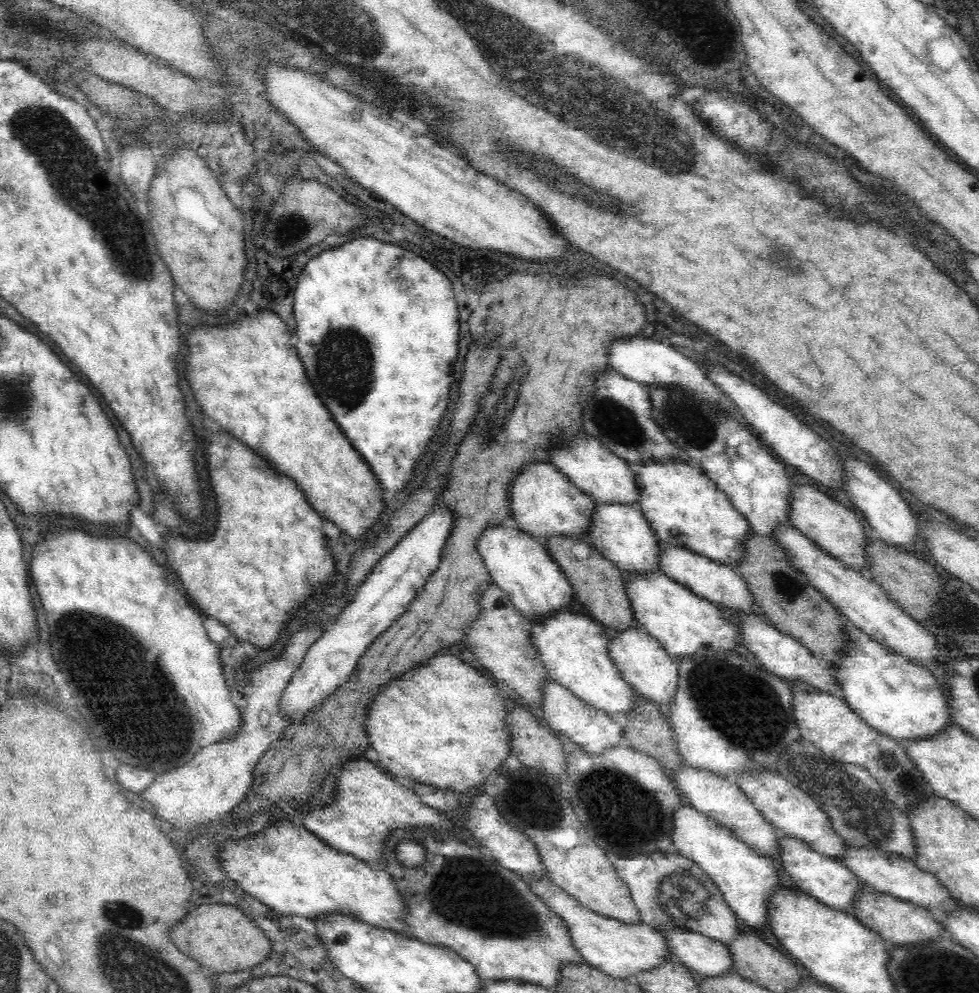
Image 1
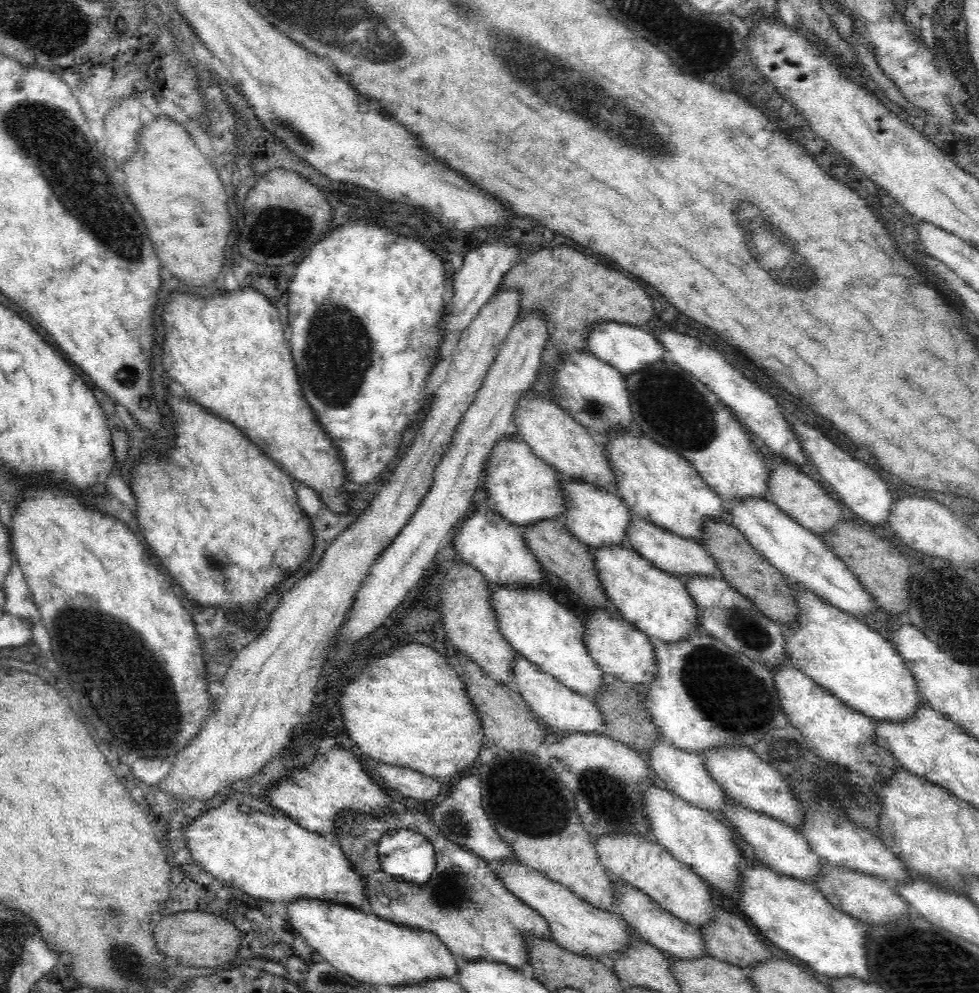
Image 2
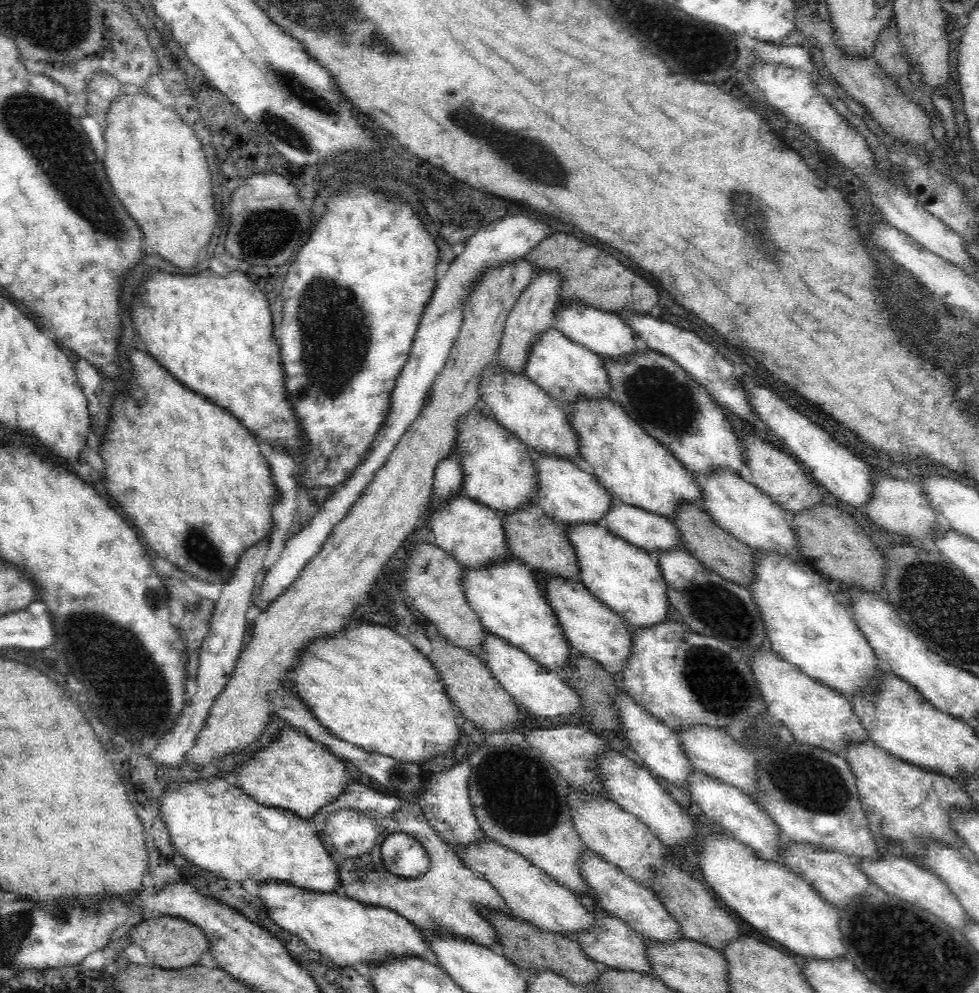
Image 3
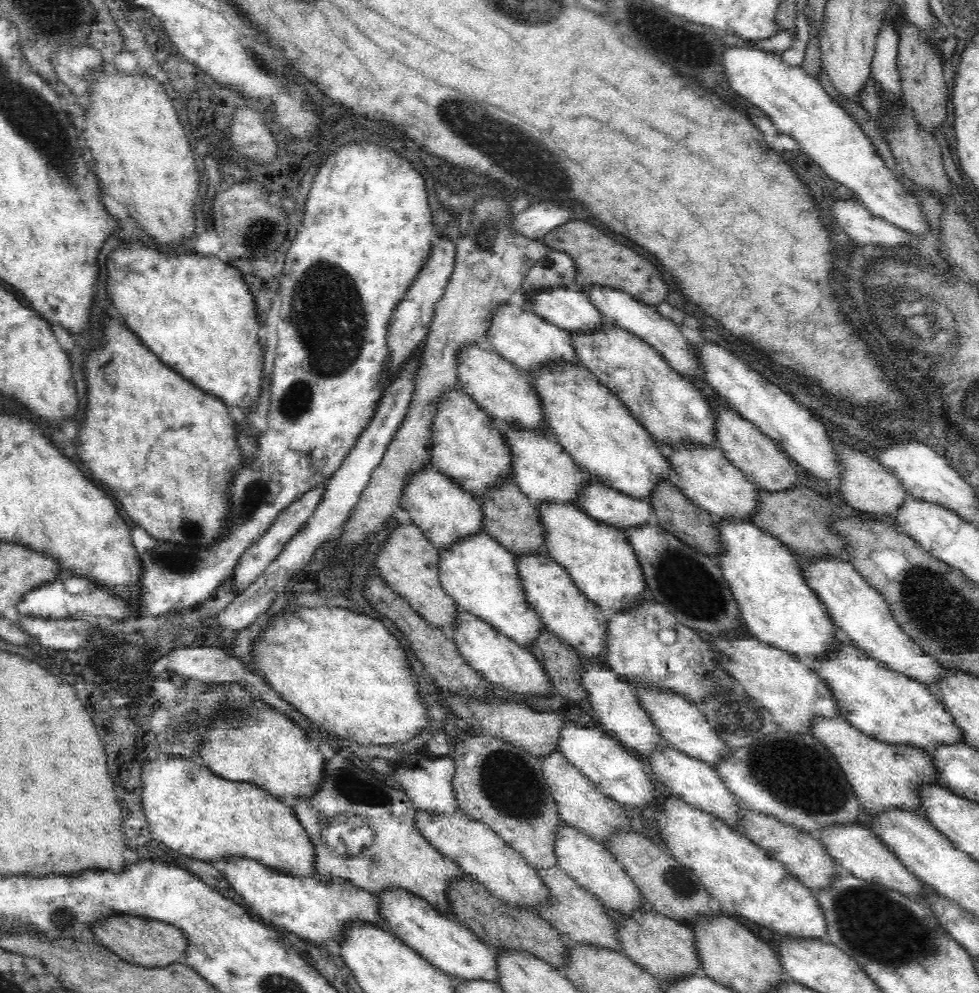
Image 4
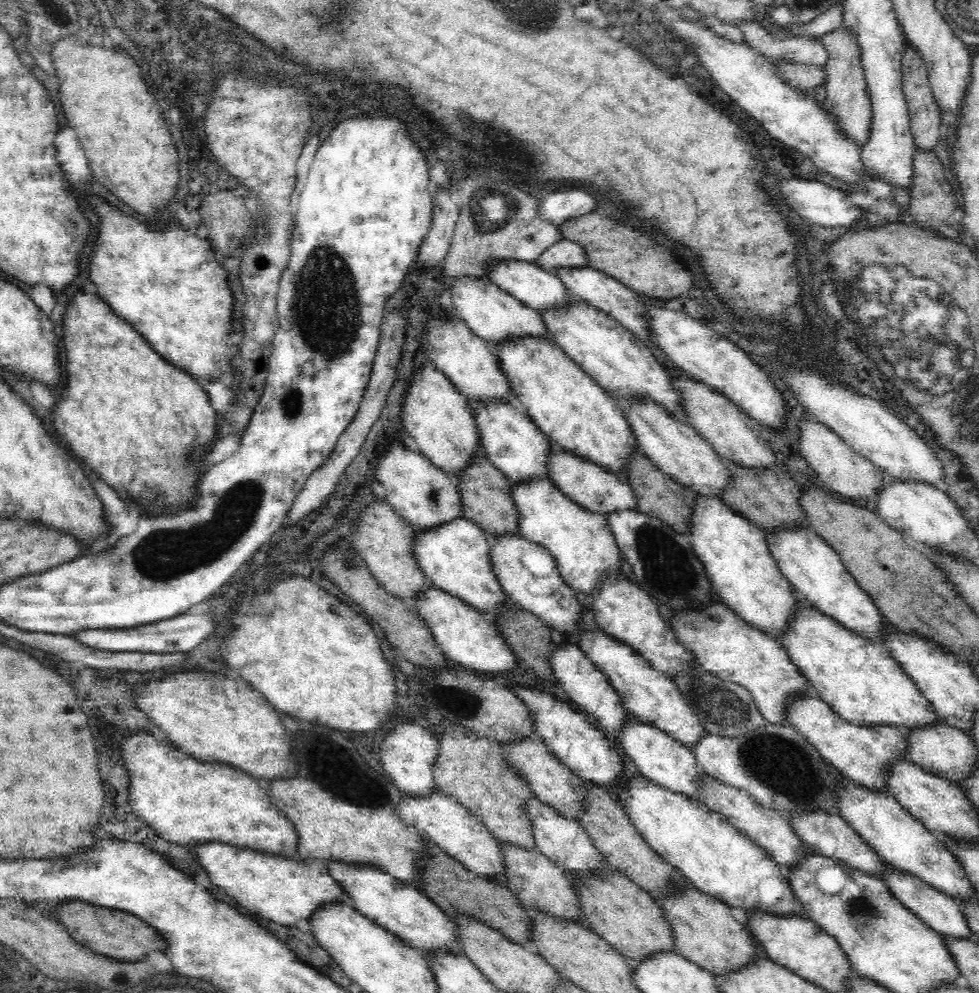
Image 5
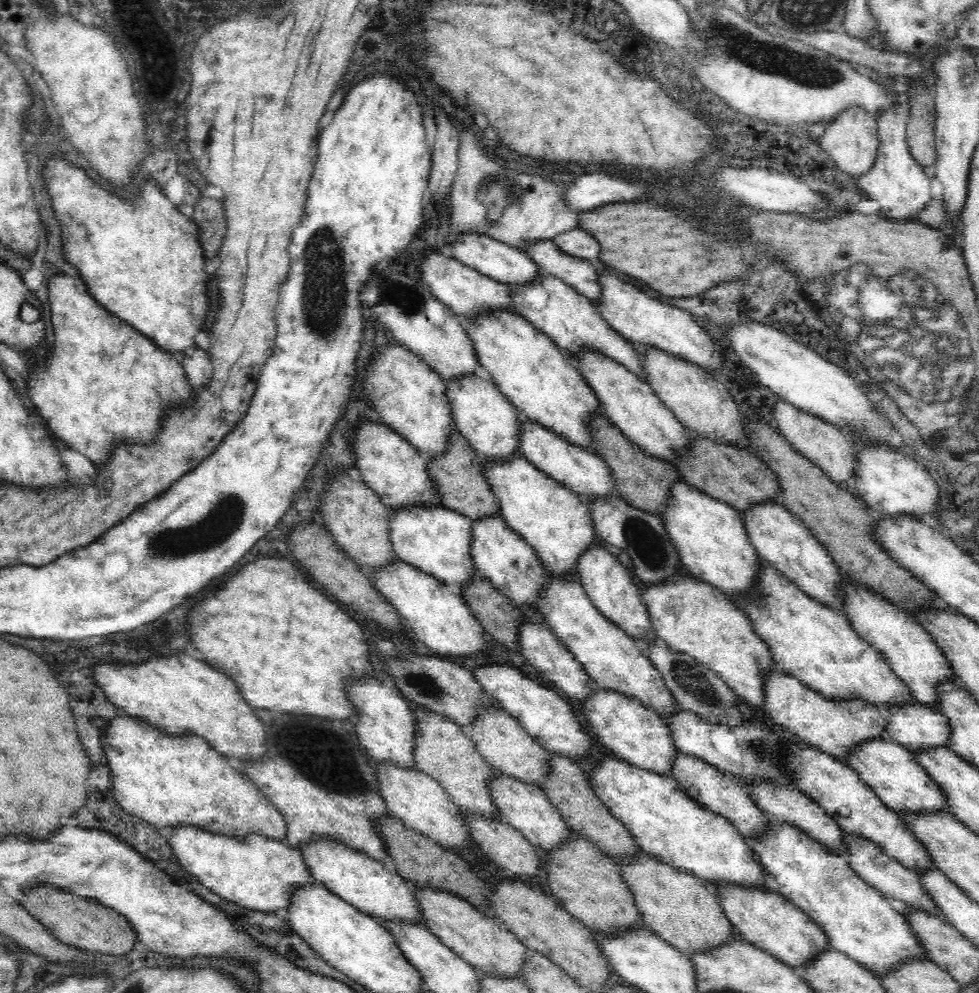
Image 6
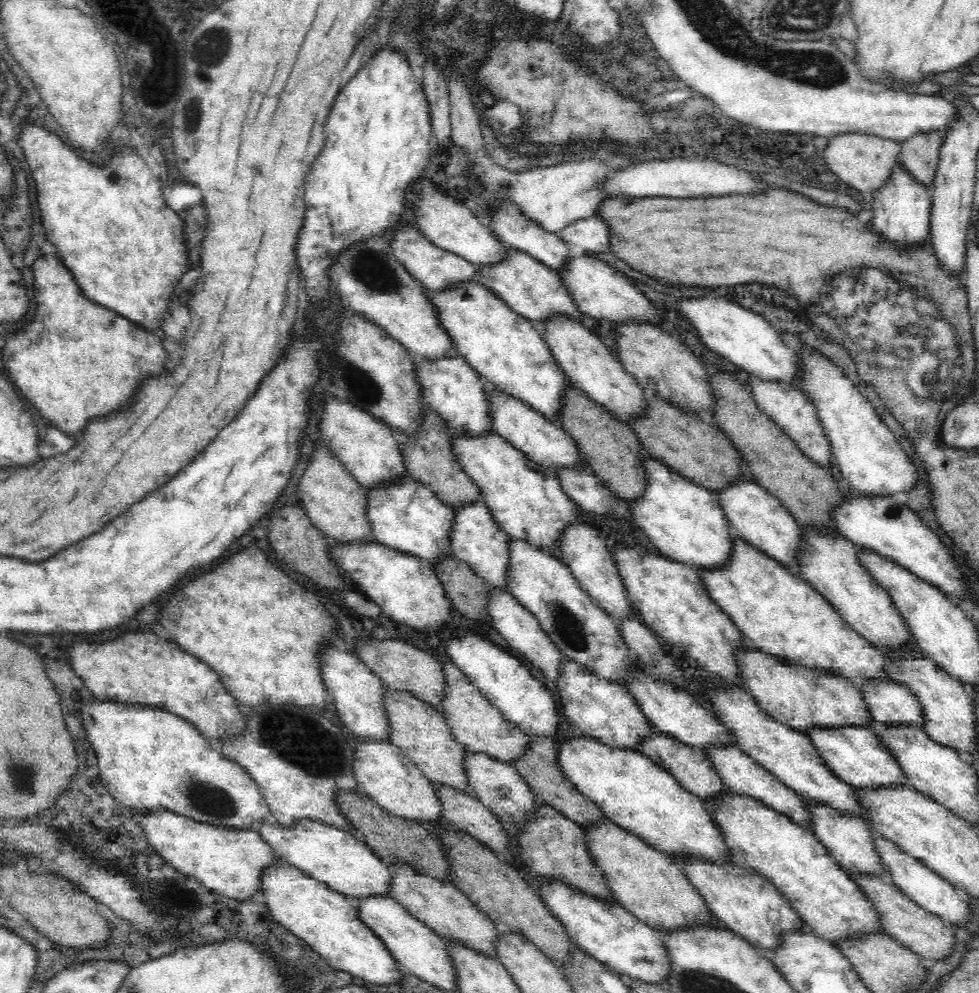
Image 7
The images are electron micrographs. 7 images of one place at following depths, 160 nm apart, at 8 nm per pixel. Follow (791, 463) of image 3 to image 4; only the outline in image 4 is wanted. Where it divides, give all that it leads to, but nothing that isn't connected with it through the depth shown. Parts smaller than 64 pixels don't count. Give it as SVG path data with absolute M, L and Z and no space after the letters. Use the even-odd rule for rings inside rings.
M718 408L716 414L718 414L715 416L714 424L714 427L717 428L715 430L717 433L716 446L723 452L726 459L745 474L745 477L757 490L786 492L800 485L798 474L790 464L787 455L780 452L776 442L772 442L772 439L755 424L740 418L740 415L732 414L732 410L726 410L726 408Z

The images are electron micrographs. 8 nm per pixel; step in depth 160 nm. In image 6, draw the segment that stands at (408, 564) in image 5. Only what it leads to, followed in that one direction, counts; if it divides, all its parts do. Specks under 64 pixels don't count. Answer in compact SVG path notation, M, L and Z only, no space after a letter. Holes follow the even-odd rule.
M351 473L336 474L330 482L330 494L324 494L322 518L335 543L360 566L377 571L398 561L389 539L389 518L392 511L382 504L379 496L370 487L358 483Z

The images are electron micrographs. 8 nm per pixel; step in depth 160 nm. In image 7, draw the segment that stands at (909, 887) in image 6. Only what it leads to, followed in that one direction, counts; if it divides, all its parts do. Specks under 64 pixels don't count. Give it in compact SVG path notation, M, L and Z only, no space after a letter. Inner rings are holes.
M808 799L804 800L803 804L807 806L807 810L811 815L813 835L826 847L828 854L846 872L849 872L851 876L854 876L854 872L857 872L860 875L880 877L887 880L885 866L883 866L873 844L875 835L866 822L862 822L862 819L858 819L858 817L846 815L846 812L838 811L838 809L830 807L828 804L814 803L814 801Z

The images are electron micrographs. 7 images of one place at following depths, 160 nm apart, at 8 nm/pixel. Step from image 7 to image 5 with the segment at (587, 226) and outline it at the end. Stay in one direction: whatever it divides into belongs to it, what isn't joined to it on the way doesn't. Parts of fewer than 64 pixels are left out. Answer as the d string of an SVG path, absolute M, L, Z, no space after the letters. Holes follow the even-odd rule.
M560 239L542 252L534 263L546 272L557 274L558 268L586 266L586 252L576 241Z

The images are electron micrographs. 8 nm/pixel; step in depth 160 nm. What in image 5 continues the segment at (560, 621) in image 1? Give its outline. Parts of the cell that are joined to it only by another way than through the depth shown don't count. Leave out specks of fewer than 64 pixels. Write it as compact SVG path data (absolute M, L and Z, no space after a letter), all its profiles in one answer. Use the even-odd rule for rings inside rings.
M462 516L427 531L416 532L413 558L434 587L458 597L467 605L488 615L488 618L494 618L502 612L506 604L512 602L495 578L489 560L489 550L488 534L474 521Z

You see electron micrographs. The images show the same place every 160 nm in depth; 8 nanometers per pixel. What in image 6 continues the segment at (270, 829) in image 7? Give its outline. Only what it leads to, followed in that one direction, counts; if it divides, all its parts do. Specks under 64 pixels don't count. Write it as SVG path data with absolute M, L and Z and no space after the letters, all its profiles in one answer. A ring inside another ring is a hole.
M318 836L318 839L302 844L298 849L314 880L338 898L354 905L360 912L380 923L426 925L414 888L398 874L398 868L390 856L376 860L366 853L346 847L344 843L338 843L338 840L330 839L329 836Z

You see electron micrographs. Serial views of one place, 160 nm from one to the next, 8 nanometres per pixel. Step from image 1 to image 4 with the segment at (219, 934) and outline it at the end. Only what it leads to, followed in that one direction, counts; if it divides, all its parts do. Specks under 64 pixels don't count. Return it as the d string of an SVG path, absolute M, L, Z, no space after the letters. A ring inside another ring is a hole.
M116 915L92 928L91 938L96 942L100 938L101 944L117 954L122 960L130 964L146 968L170 966L185 957L187 938L182 931L160 920L145 919L128 915Z

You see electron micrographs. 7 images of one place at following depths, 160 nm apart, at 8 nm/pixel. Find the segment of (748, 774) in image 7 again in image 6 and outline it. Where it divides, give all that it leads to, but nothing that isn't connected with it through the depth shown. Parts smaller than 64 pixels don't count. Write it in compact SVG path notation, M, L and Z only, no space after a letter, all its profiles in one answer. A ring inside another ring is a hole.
M756 784L750 788L755 806L764 813L771 815L778 821L786 821L792 827L800 829L810 838L822 843L830 852L836 855L847 854L845 848L844 832L840 823L826 814L819 804L816 804L809 796L803 794L798 788L784 788L773 784Z

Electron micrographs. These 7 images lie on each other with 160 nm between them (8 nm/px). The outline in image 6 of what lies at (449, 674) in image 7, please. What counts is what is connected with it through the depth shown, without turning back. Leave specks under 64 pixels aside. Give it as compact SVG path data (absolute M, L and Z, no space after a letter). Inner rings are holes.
M485 708L466 731L478 754L500 774L543 790L543 784L546 784L547 776L550 776L549 762L552 753L544 750L533 736L523 730L520 719L510 717L503 709Z

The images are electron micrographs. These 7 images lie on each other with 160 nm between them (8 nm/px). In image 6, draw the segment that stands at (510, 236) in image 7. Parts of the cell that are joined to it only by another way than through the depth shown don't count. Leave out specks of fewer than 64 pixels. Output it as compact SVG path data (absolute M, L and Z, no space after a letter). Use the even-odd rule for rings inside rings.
M552 240L526 244L525 252L537 264L539 272L550 274L576 289L592 303L602 302L601 286L595 263L560 251Z

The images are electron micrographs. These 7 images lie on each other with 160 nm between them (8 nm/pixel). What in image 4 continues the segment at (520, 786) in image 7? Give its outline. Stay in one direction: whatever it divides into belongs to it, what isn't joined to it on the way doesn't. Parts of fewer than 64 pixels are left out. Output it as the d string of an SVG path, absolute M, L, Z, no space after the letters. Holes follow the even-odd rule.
M564 824L558 828L557 839L553 846L557 856L557 867L563 869L582 888L593 894L600 904L606 905L606 908L629 915L643 905L641 902L645 899L644 895L623 870L623 866L616 862L607 847L596 843L586 833Z

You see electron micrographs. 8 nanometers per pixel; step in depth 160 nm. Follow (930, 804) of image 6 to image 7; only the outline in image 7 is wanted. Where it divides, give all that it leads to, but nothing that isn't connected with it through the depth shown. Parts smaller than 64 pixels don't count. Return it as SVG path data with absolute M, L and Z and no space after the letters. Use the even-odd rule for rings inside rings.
M868 727L810 728L806 735L825 765L839 780L854 788L910 787L893 754Z

